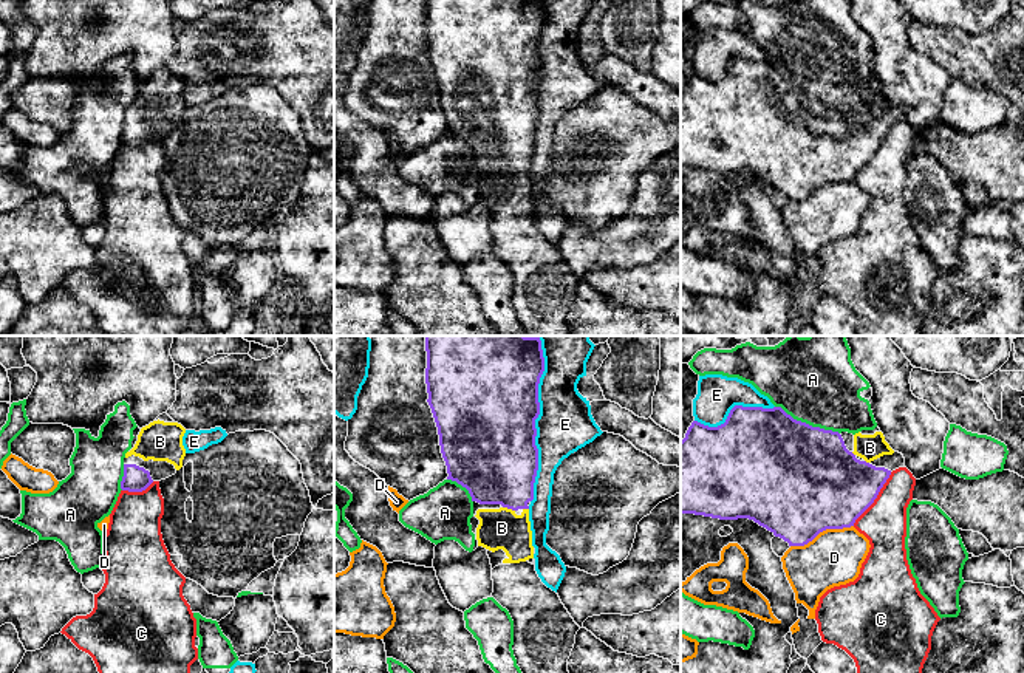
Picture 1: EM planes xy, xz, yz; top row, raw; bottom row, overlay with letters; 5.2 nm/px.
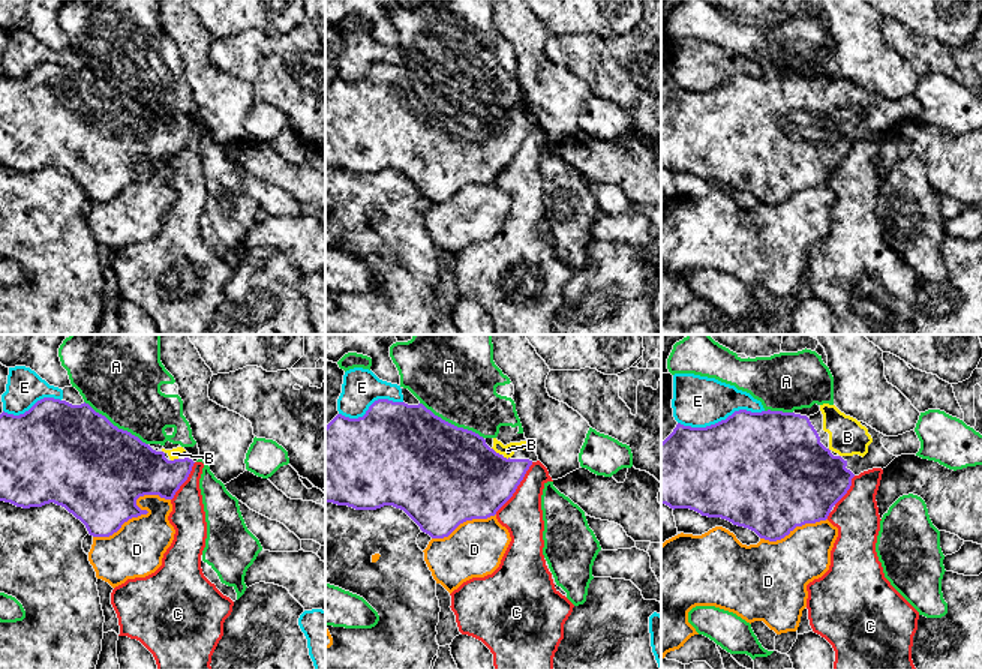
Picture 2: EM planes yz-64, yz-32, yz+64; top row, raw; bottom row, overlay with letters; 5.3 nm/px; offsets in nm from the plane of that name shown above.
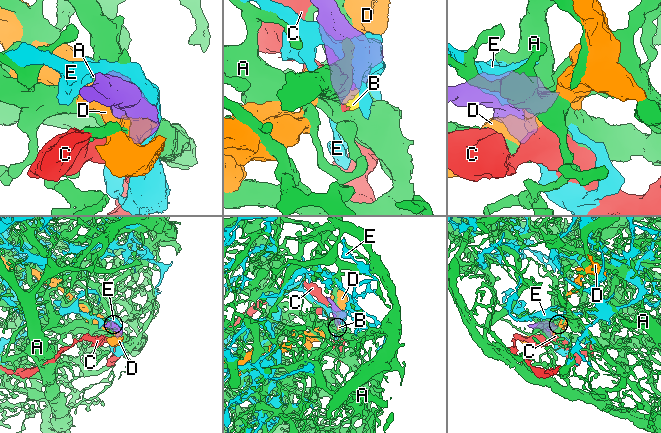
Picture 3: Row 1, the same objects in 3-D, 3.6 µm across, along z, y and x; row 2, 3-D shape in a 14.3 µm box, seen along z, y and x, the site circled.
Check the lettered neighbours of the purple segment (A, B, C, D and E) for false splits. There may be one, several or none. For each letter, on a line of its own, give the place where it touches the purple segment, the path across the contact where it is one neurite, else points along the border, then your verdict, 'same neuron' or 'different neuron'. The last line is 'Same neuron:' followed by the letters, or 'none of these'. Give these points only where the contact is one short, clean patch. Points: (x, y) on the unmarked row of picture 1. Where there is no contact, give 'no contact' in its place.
A: yz (808, 78) | different neuron
B: xz (509, 161) | across xz (497, 115), (509, 135), (509, 161), (501, 181) | same neuron
C: yz (876, 150) | along yz (891, 126), (874, 155), (853, 178) | different neuron
D: yz (822, 184) | different neuron
E: xz (534, 78) | different neuron
Same neuron: B

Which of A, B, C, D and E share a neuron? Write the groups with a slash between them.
A / B / C / D / E

